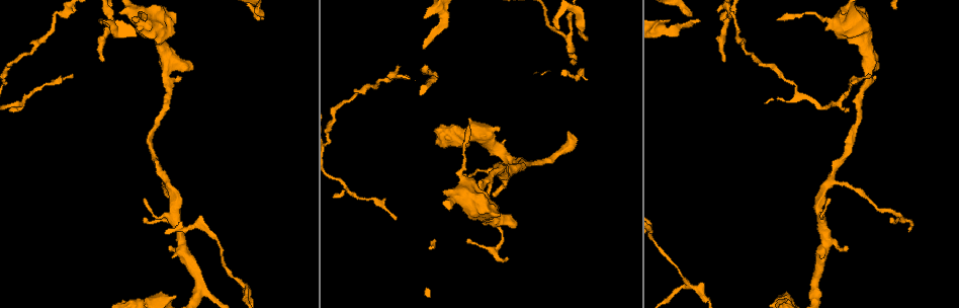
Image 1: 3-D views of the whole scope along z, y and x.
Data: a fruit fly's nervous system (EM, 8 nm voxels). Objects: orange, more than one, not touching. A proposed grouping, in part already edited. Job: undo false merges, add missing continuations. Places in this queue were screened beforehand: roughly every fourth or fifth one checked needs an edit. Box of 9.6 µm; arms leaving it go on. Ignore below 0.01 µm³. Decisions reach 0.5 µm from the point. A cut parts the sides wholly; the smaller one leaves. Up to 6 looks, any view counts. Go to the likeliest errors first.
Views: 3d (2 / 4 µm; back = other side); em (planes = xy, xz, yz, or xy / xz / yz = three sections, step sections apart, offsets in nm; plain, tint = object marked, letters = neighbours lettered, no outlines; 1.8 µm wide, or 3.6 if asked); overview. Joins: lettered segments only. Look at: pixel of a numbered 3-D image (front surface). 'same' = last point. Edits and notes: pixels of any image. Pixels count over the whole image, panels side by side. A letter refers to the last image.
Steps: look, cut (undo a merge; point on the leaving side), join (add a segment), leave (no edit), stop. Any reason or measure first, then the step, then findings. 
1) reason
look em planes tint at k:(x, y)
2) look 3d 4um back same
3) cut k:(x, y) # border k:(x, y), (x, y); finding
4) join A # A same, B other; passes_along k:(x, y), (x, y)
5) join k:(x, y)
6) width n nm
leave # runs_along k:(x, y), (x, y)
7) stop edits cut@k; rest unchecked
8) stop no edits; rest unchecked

an open end
look em planes letters at 1:(669, 21)

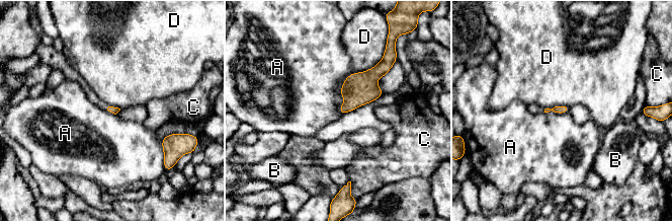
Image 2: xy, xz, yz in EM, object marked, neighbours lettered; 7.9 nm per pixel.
leave # A other, B other, C other, D other; none of them fits

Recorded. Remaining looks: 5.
an open end
look em xz step 4 letters at 1:(690, 16)

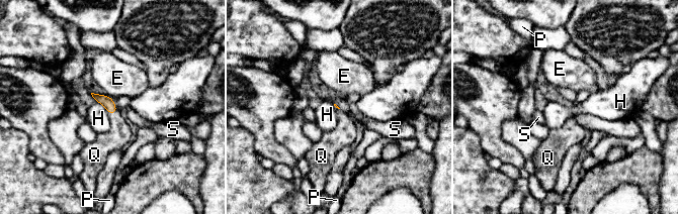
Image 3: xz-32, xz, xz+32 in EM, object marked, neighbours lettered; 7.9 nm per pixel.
cut it another way
look em planes letters same

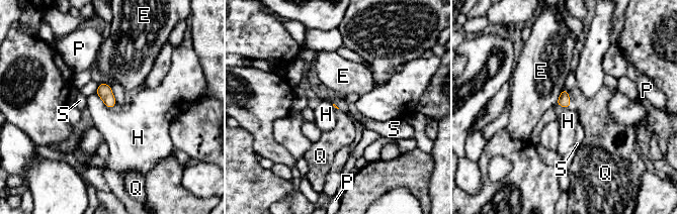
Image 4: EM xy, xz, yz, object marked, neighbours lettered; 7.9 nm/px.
longest_contact H 190 nm
join Q # E other, H other, P other, Q same, S other; passes_along 4:(564, 100), (569, 100), (593, 112); the cell continues

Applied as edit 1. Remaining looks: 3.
redraw
look overview

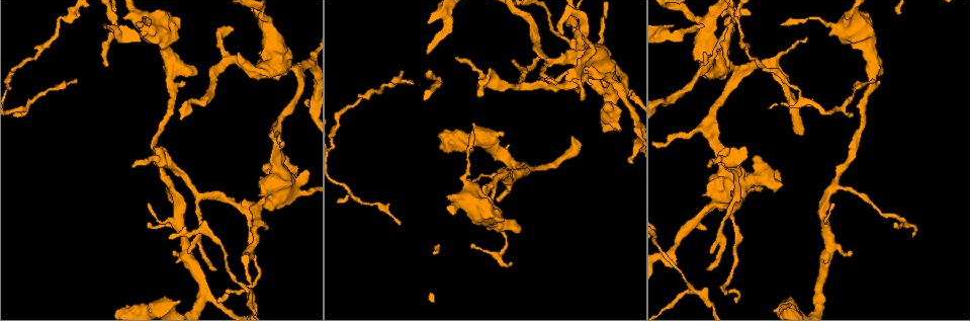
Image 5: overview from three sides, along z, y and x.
an open end
look em planes letters at 5:(729, 65)

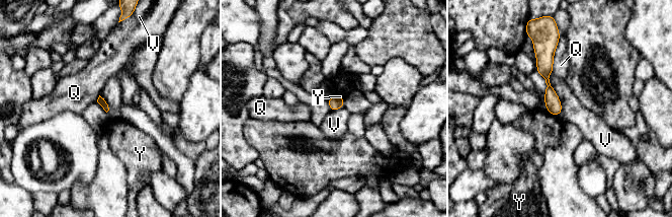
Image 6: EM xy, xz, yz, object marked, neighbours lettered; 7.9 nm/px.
leave # Q other, V other, Y other; runs_along 6:(550, 50), (546, 78), (556, 113); no lettered segment goes on from it

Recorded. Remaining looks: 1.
stop edits join@4; rest unchecked

